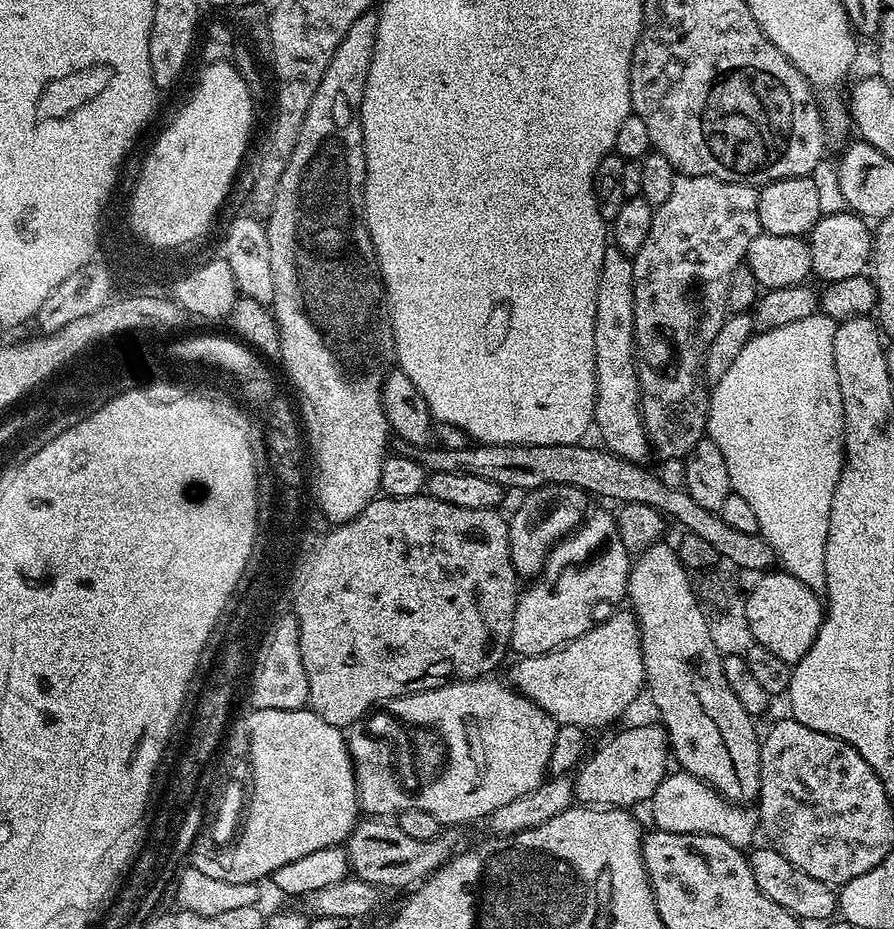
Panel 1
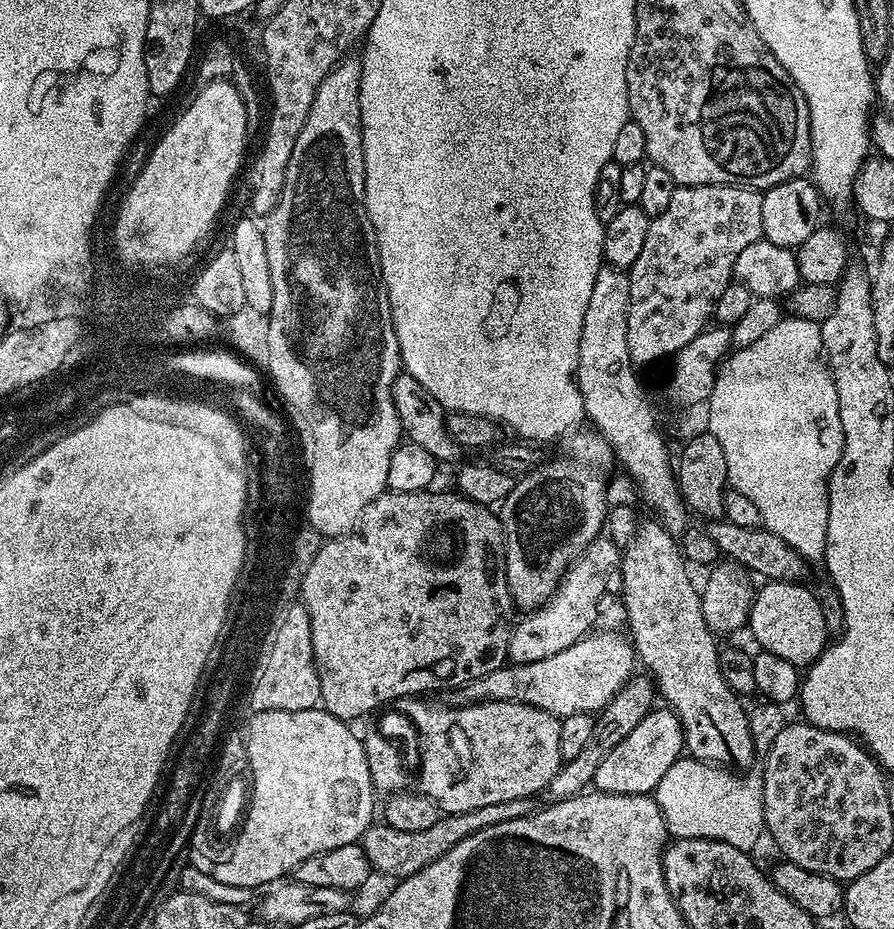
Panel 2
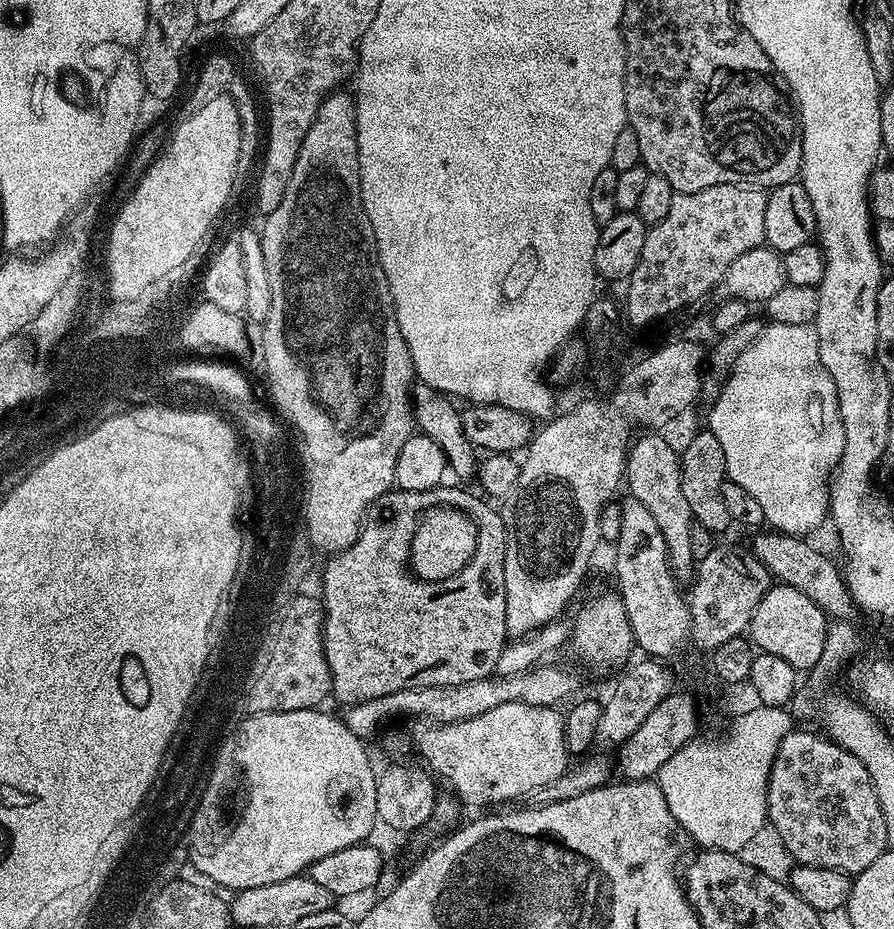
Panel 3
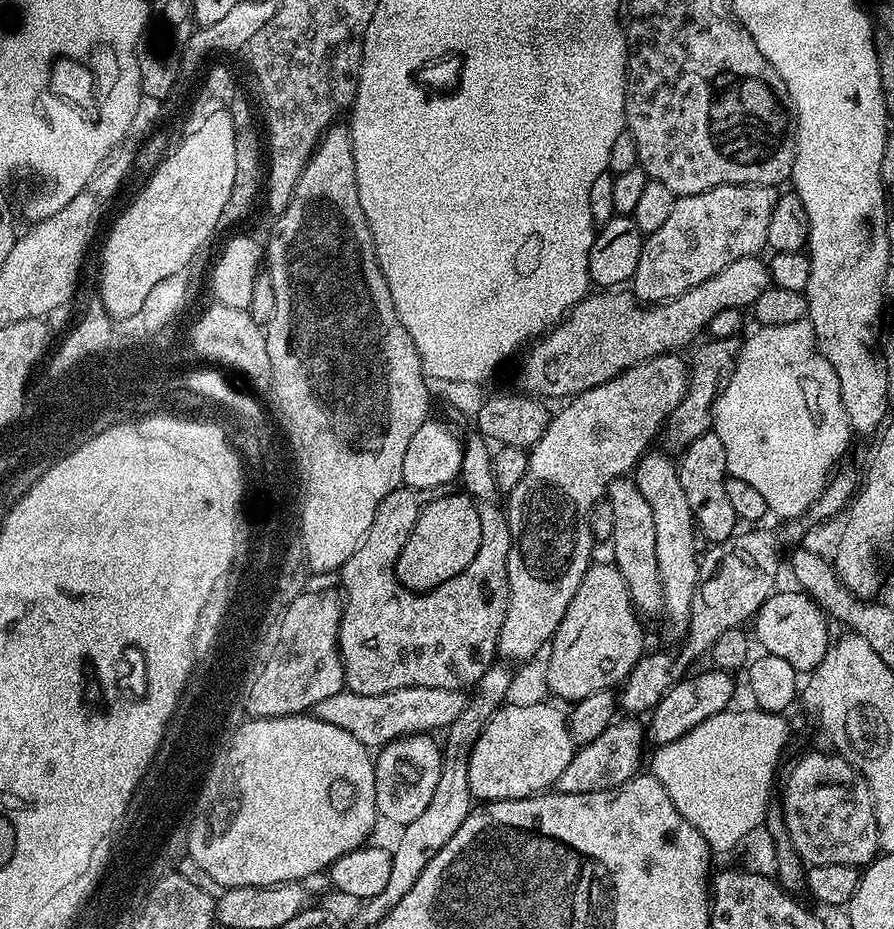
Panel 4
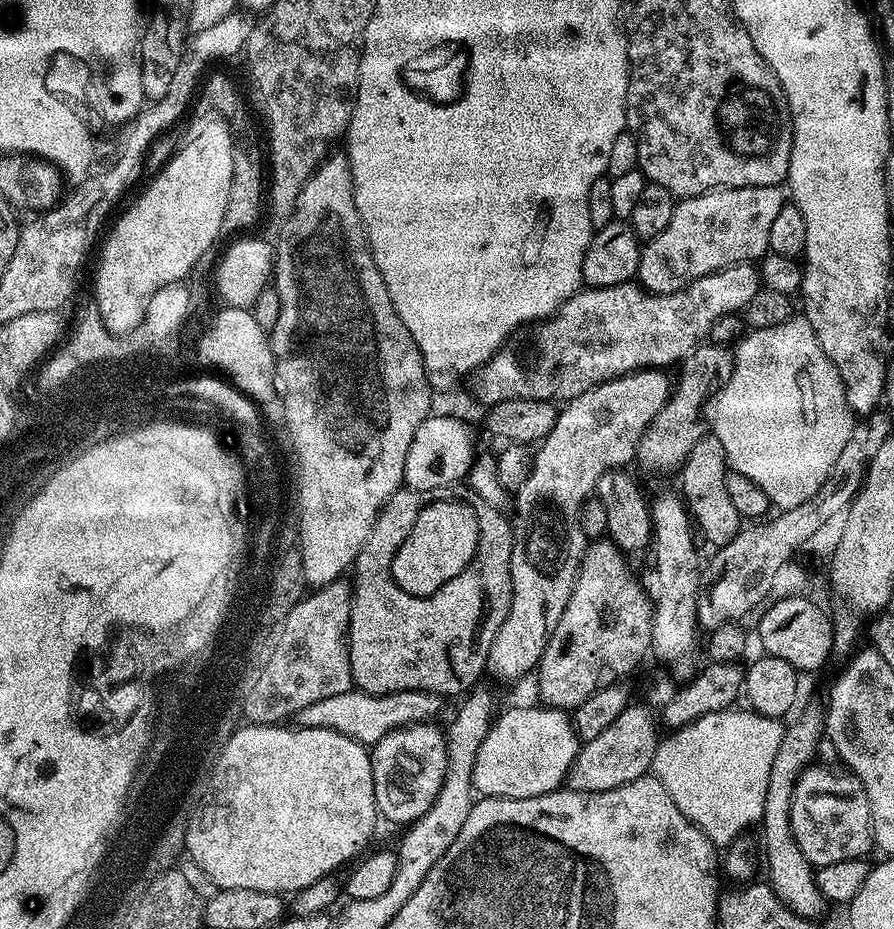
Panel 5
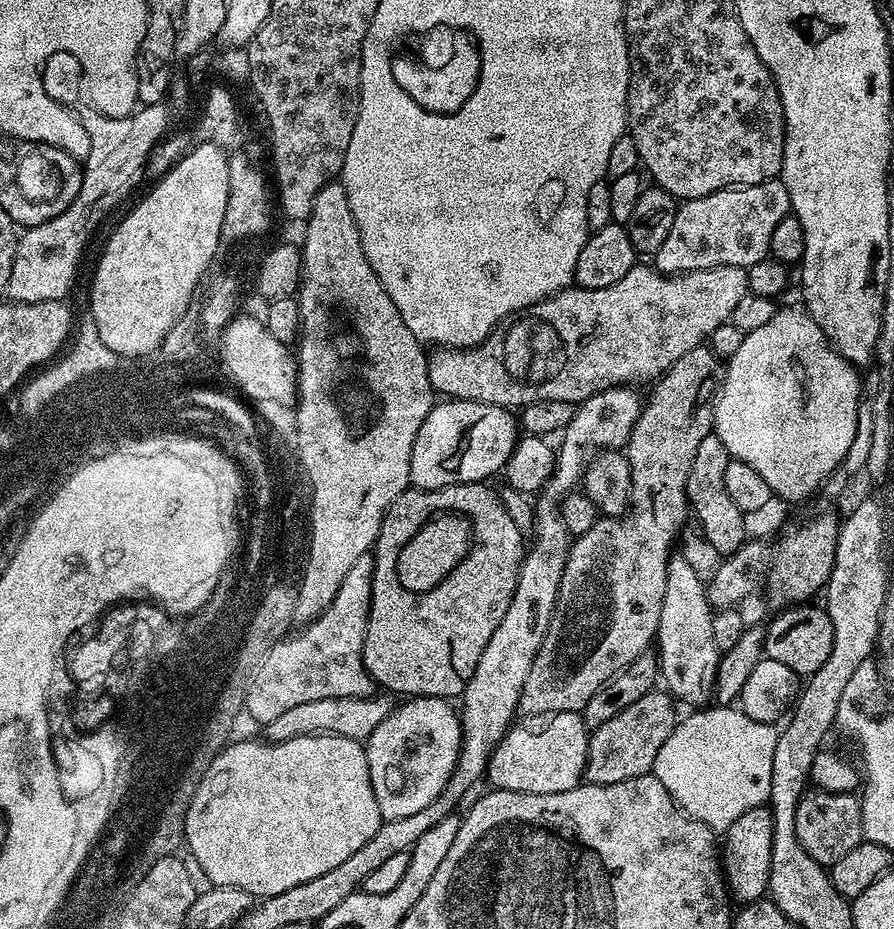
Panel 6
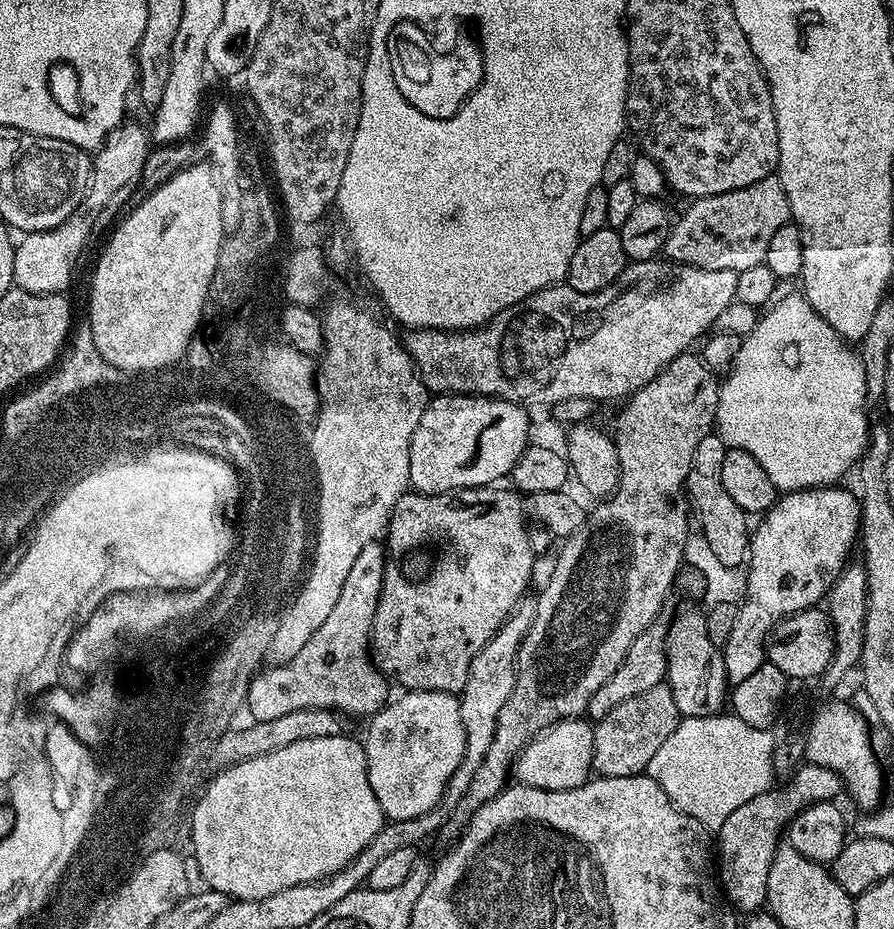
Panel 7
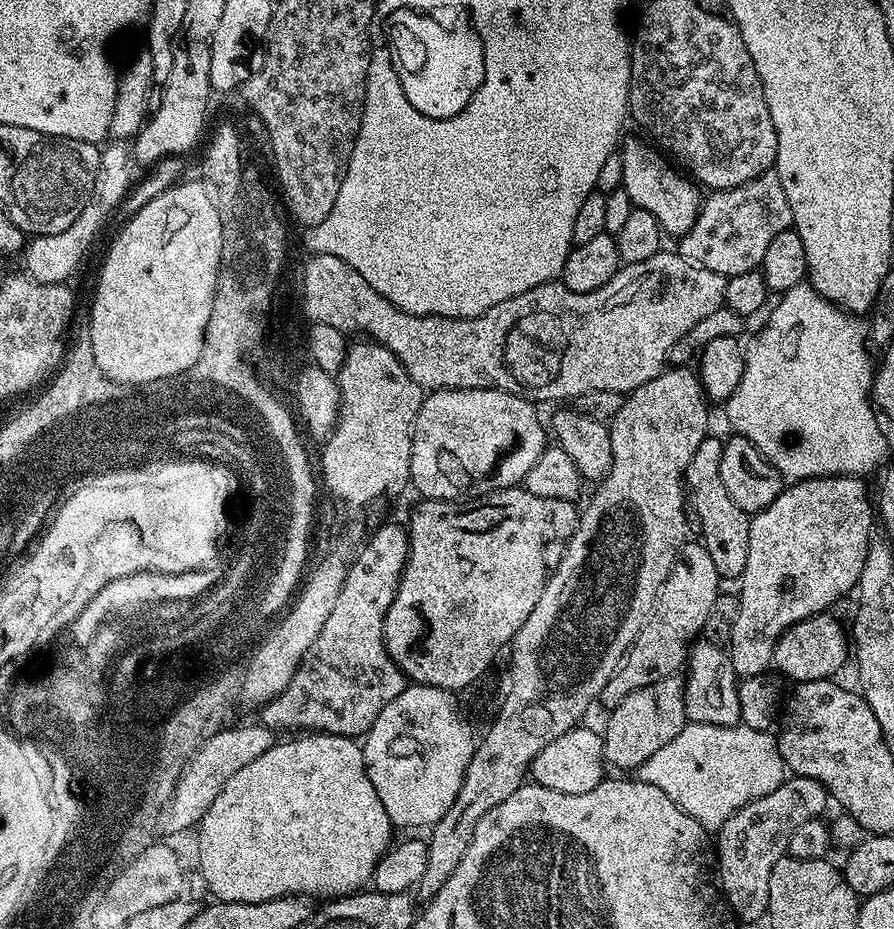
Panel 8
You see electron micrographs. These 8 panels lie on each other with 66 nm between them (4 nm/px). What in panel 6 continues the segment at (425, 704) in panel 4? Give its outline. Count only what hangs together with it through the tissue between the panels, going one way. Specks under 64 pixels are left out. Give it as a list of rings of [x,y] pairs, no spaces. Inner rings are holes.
[[[373,694],[362,698],[321,698],[315,702],[302,702],[274,718],[274,722],[263,725],[262,736],[265,741],[274,744],[303,736],[337,736],[364,742],[391,714],[394,704],[387,699],[391,700],[387,695]]]

